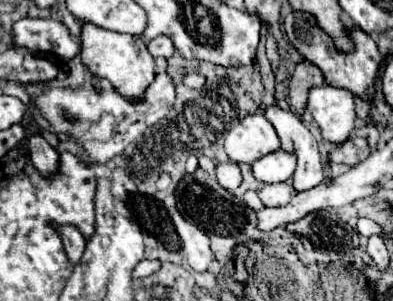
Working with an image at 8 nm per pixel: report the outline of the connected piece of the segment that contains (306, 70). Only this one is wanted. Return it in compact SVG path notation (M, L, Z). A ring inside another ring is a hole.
M302 61L290 79L290 105L298 109L298 113L302 113L307 105L309 90L324 83L324 75L314 63Z

